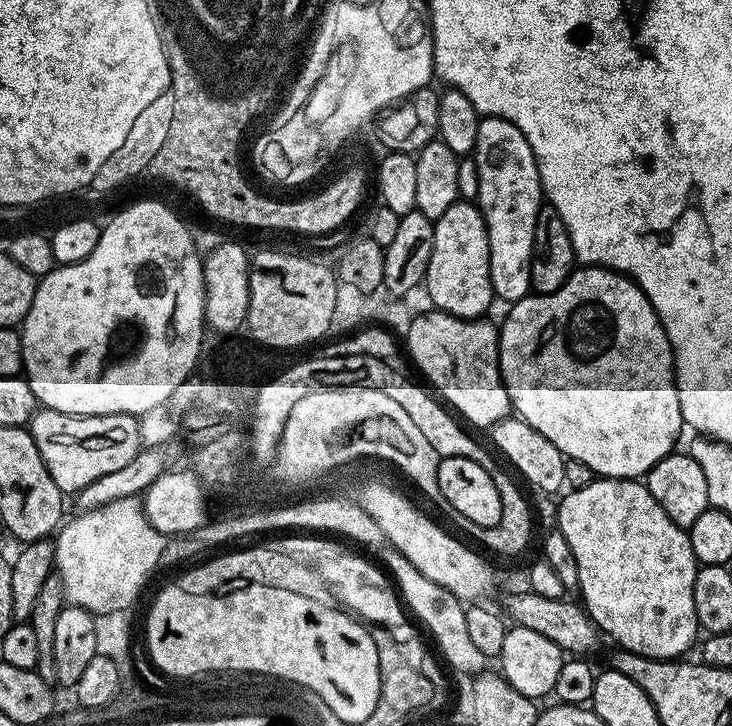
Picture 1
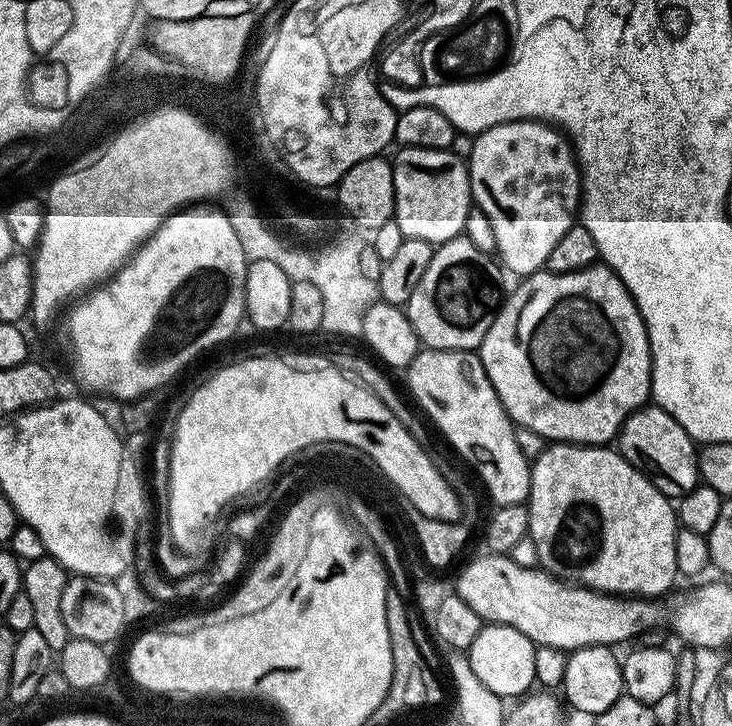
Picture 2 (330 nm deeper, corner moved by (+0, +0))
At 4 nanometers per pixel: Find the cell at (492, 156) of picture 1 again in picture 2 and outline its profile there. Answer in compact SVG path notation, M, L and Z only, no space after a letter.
M511 120L493 128L487 128L471 141L471 152L466 157L468 181L477 209L484 212L493 227L495 255L516 275L531 276L541 271L550 258L550 250L558 238L573 226L574 212L568 209L568 196L574 192L574 182L580 179L580 166L574 159L571 143L559 128L539 120Z

